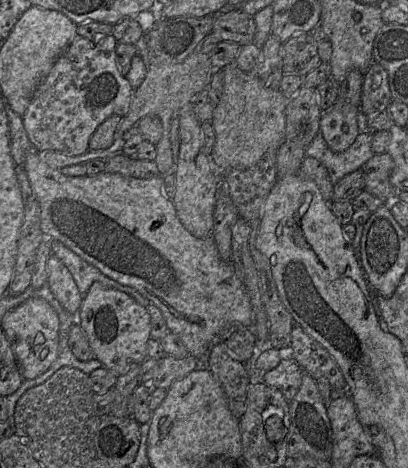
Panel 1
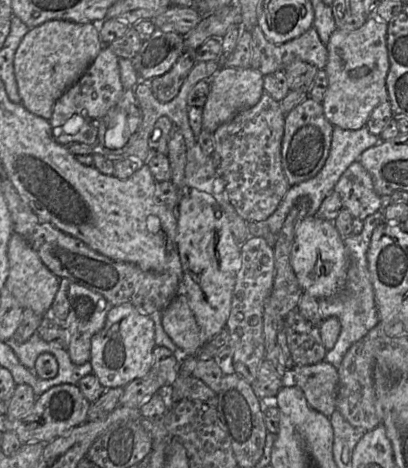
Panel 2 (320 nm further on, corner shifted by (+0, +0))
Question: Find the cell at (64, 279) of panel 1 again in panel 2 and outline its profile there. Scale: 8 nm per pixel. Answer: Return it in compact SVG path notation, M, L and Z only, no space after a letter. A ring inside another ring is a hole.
M67 278L60 279L50 315L68 334L67 351L74 364L82 365L90 361L92 337L104 327L107 314L112 307L113 305L99 293Z

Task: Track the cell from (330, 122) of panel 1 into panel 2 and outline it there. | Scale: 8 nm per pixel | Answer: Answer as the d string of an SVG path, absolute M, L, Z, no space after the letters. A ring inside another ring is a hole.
M369 16L357 30L336 29L326 45L328 60L324 68L328 77L328 88L321 102L324 115L333 126L345 130L364 127L372 111L389 100L386 78L389 71L387 50L388 23Z

